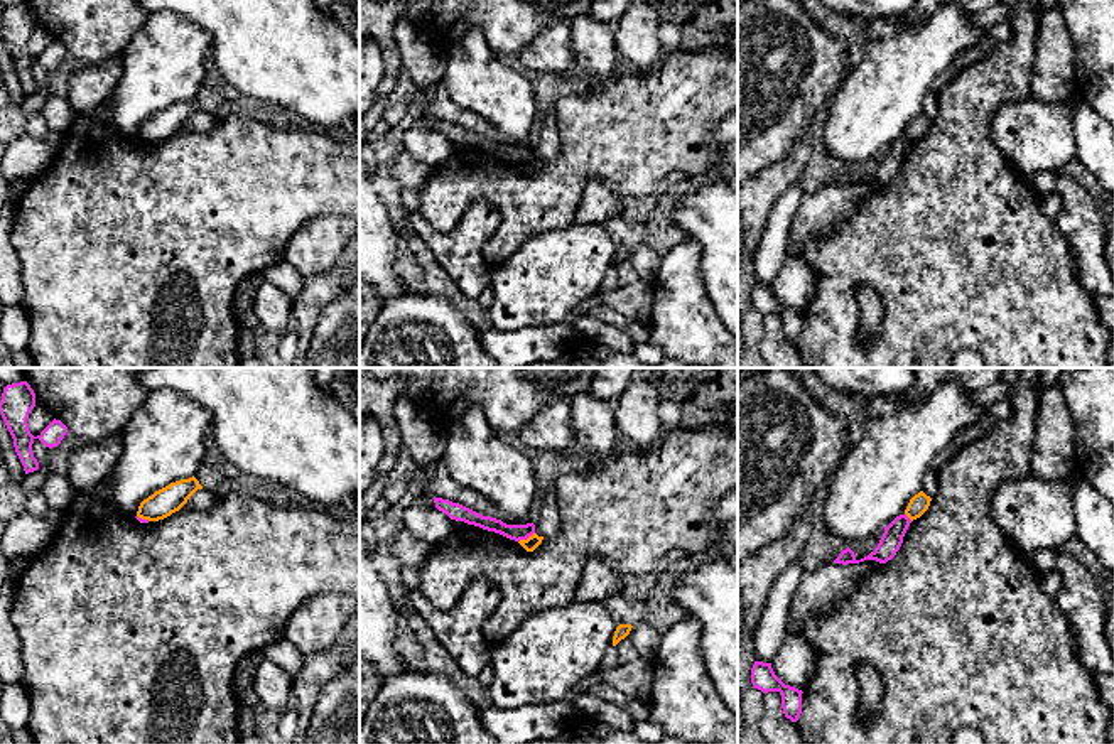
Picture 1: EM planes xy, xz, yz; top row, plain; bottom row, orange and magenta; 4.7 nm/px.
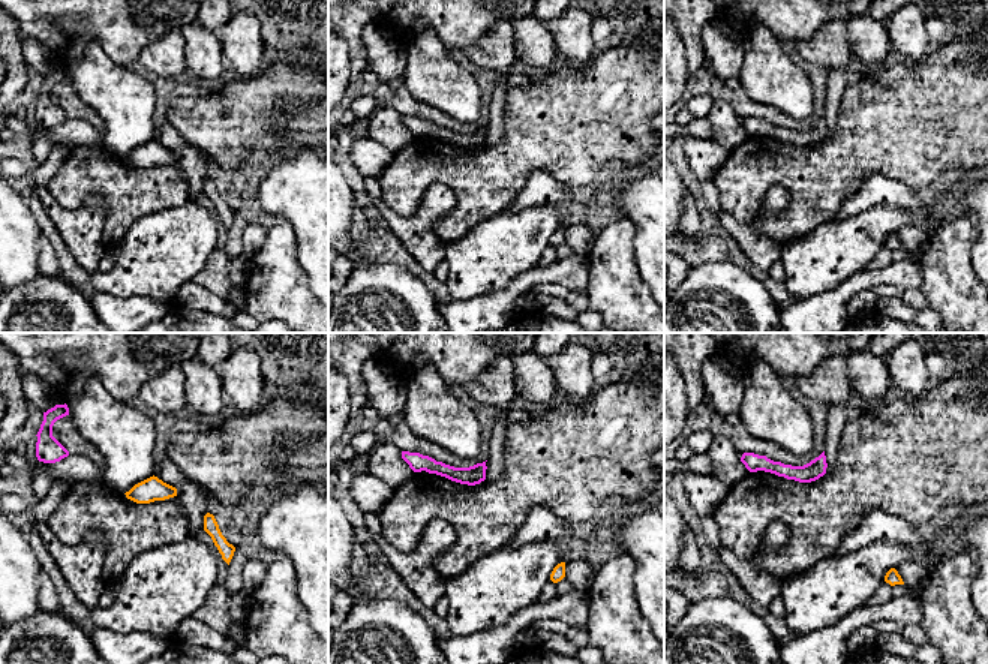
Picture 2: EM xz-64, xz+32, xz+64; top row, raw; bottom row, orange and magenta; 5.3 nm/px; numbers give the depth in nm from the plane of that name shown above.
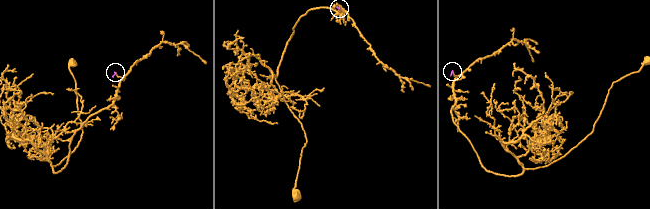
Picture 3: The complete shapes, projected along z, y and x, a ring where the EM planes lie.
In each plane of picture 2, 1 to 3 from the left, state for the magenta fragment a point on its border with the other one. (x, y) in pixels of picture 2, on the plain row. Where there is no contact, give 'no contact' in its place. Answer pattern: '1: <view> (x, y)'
1: no contact
2: no contact
3: no contact

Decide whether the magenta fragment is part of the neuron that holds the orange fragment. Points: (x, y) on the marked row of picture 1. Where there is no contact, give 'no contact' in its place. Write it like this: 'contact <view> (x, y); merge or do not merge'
contact xz (527, 539); do not merge

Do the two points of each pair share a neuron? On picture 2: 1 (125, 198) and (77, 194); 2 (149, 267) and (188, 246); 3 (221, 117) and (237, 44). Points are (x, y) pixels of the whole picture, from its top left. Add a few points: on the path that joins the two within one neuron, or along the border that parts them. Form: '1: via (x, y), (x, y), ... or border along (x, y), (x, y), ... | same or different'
1: via (113, 188), (89, 188) | same
2: via (158, 258), (167, 249), (179, 246) | same
3: border along (267, 65), (255, 75), (237, 75) | different

